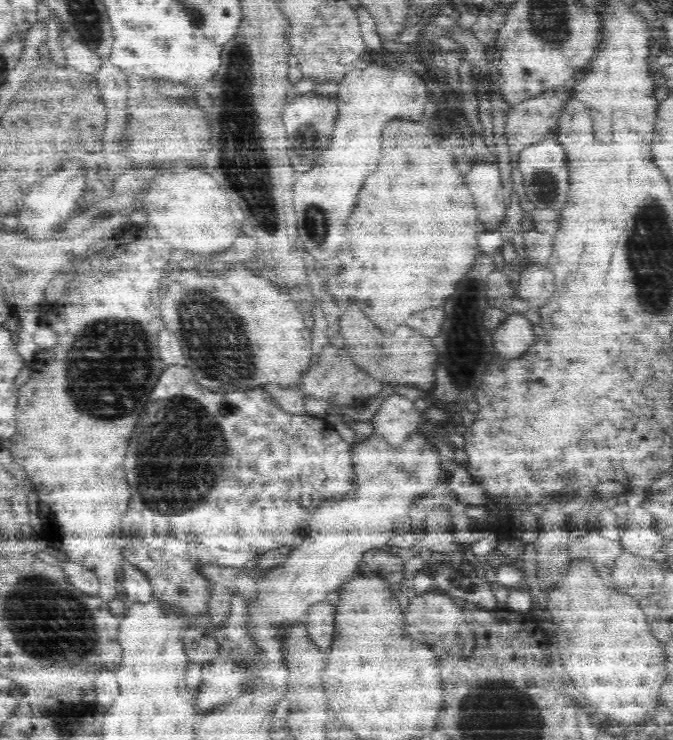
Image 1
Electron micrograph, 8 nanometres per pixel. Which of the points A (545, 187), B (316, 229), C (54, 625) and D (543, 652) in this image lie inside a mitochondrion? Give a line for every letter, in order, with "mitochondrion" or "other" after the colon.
A: mitochondrion
B: mitochondrion
C: mitochondrion
D: other

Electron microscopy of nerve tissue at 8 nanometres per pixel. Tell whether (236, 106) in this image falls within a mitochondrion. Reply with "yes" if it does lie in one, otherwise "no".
yes

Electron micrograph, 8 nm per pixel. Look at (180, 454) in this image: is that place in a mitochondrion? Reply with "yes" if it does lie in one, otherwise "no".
yes

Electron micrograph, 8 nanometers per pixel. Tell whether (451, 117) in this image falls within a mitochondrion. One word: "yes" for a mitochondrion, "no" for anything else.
no

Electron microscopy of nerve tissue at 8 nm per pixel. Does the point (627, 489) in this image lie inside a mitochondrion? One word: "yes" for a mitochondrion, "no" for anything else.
no

